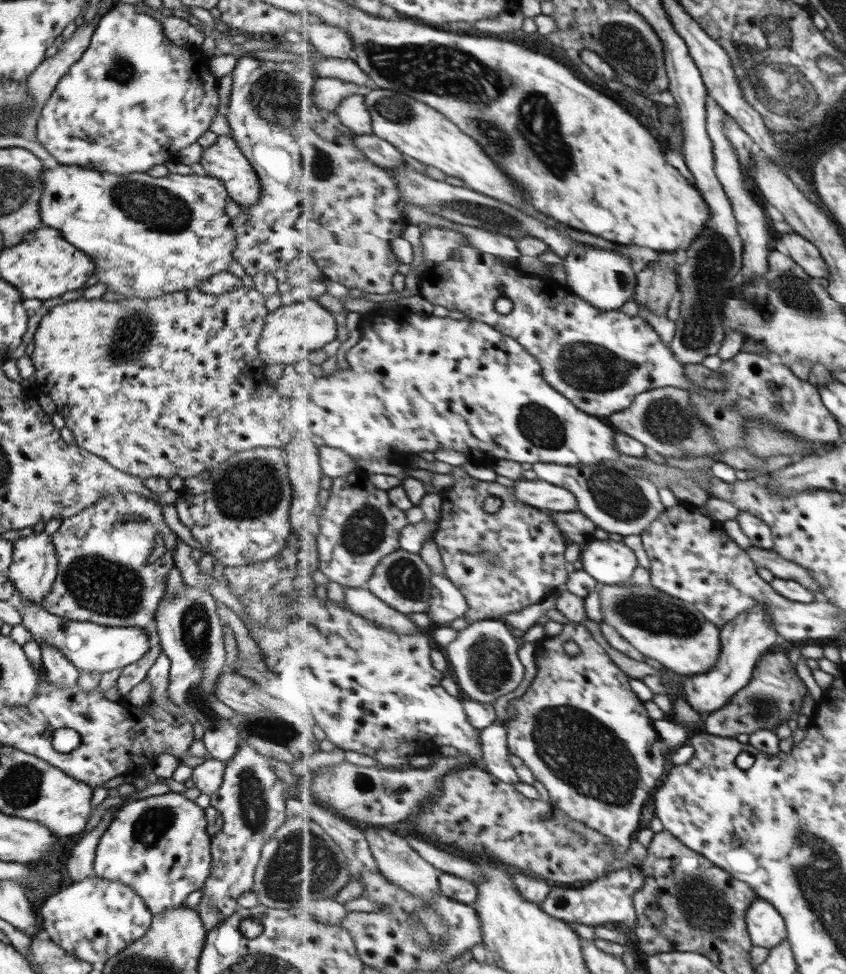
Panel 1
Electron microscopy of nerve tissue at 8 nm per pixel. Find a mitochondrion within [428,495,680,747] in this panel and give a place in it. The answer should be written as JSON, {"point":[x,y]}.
{"point":[488,666]}

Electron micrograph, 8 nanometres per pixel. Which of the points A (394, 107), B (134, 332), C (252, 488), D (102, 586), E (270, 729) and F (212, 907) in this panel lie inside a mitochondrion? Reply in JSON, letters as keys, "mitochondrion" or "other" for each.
{"A":"mitochondrion","B":"mitochondrion","C":"mitochondrion","D":"mitochondrion","E":"mitochondrion","F":"mitochondrion"}

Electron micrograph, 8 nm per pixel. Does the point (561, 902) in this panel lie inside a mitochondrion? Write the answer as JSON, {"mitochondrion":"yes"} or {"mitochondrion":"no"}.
{"mitochondrion":"no"}

